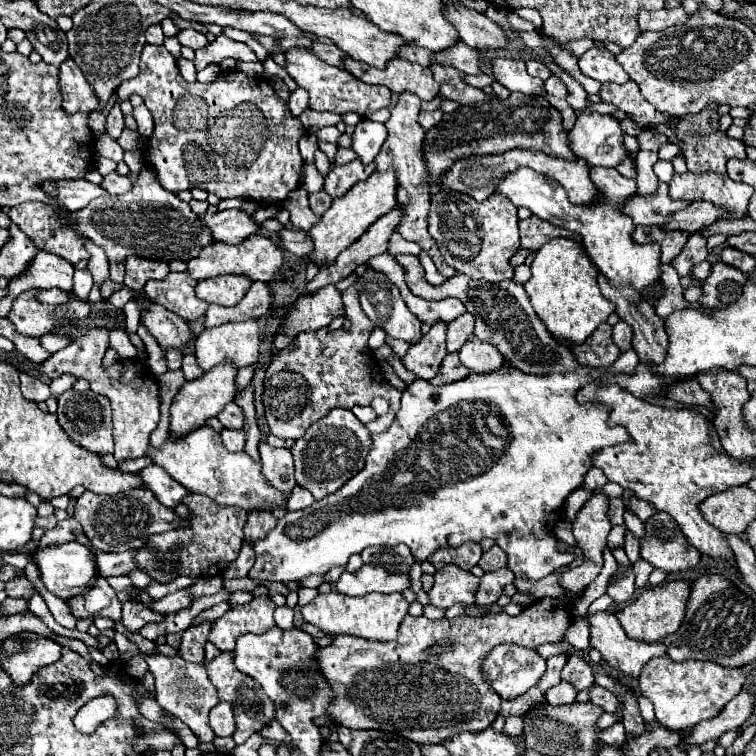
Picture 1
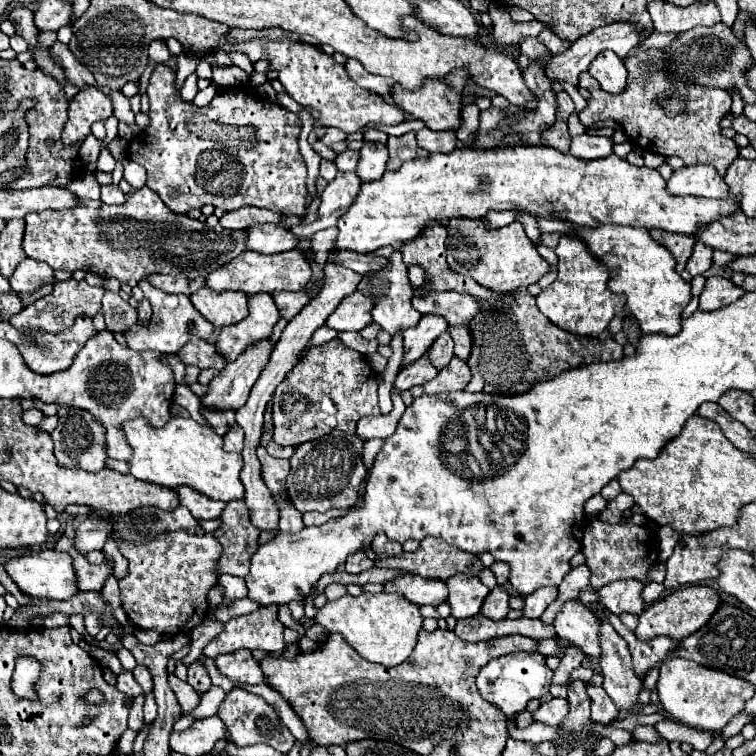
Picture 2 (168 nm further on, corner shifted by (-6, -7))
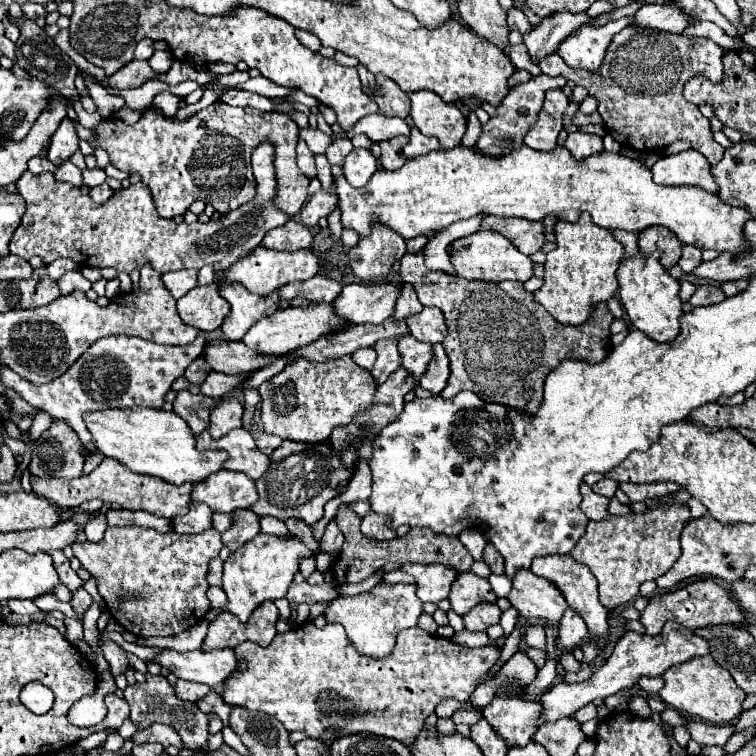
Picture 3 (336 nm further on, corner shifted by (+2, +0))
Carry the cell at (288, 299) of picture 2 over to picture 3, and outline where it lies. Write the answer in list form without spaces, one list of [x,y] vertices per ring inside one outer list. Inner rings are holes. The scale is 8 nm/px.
[[[315,275],[309,281],[297,281],[297,283],[289,283],[283,285],[281,289],[277,289],[279,299],[281,301],[291,301],[291,299],[309,299],[315,303],[331,303],[341,291],[341,283]]]

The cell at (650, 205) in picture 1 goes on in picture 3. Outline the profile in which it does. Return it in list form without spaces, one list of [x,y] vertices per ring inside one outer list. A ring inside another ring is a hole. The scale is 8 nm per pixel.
[[[457,145],[453,149],[439,149],[419,157],[411,157],[405,165],[397,171],[377,169],[369,181],[369,189],[355,189],[343,177],[341,167],[333,167],[337,195],[339,195],[339,209],[341,209],[341,223],[345,229],[355,231],[361,237],[371,233],[375,221],[393,229],[403,239],[413,239],[417,235],[433,235],[443,227],[469,219],[477,213],[489,213],[497,217],[525,217],[531,221],[541,221],[547,215],[553,215],[561,221],[579,221],[583,213],[589,213],[593,223],[605,229],[625,229],[637,233],[639,229],[651,225],[663,225],[671,229],[683,243],[697,245],[699,249],[715,249],[715,251],[731,251],[741,253],[749,247],[743,243],[741,229],[743,223],[749,219],[749,213],[741,207],[733,207],[723,203],[717,195],[707,193],[705,189],[697,187],[663,187],[653,183],[651,171],[637,159],[625,157],[621,153],[607,153],[601,151],[587,159],[573,159],[569,149],[557,147],[553,151],[535,151],[527,145],[513,149],[509,155],[503,157],[489,157],[473,147]]]

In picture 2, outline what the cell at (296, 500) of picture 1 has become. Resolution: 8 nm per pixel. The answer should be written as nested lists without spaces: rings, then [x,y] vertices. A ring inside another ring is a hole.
[[[329,510],[325,514],[317,514],[317,512],[309,512],[303,516],[303,522],[305,526],[321,526],[325,522],[329,522],[331,518],[337,518],[337,516],[343,516],[345,510]]]

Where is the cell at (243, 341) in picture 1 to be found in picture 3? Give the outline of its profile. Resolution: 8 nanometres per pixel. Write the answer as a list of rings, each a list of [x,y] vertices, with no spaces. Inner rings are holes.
[[[219,283],[221,295],[229,301],[231,313],[225,317],[221,331],[229,341],[241,341],[241,337],[247,333],[247,329],[259,321],[261,317],[267,317],[277,311],[279,297],[277,293],[269,293],[265,297],[249,293],[243,285],[225,285]]]

